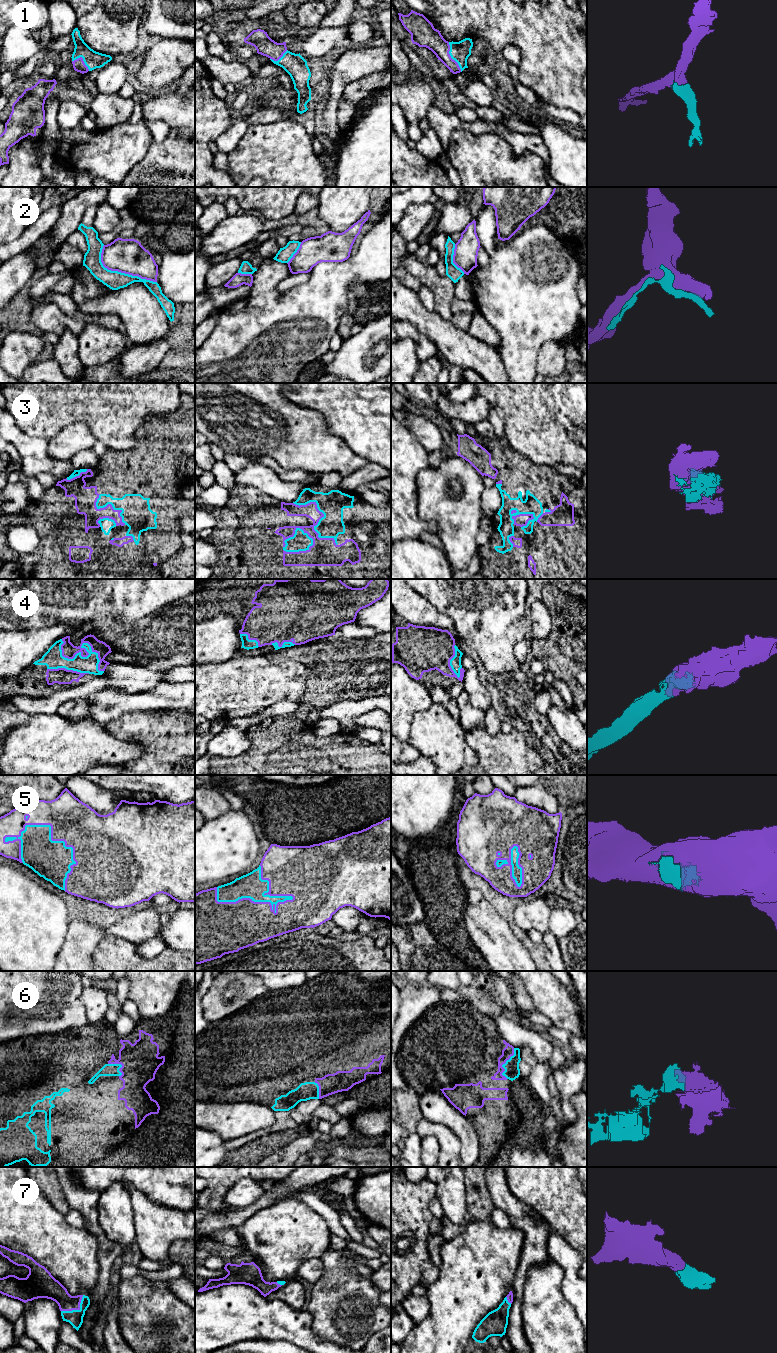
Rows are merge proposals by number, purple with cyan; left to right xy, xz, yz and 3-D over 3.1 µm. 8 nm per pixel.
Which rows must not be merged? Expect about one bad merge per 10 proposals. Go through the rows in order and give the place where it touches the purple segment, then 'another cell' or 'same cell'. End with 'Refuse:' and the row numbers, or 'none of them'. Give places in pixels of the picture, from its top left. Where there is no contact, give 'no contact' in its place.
1: yz (450, 57) | same cell
2: xy (120, 271) | another cell
3: xz (320, 518) | same cell
4: xy (86, 651) | same cell
5: xz (249, 898) | same cell
6: yz (504, 1063) | same cell
7: xy (76, 1309) | same cell
Refuse: 2

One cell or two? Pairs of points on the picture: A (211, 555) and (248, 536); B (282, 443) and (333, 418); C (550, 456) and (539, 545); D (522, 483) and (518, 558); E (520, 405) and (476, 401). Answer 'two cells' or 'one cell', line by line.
A: two cells
B: two cells
C: two cells
D: one cell
E: two cells

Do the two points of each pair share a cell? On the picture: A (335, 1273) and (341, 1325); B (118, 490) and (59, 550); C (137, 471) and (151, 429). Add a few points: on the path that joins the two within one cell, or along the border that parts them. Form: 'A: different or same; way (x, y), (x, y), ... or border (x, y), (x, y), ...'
A: same; way (341, 1286), (341, 1312)
B: same; way (103, 505), (74, 535)
C: same; way (147, 461), (155, 453), (155, 439)

